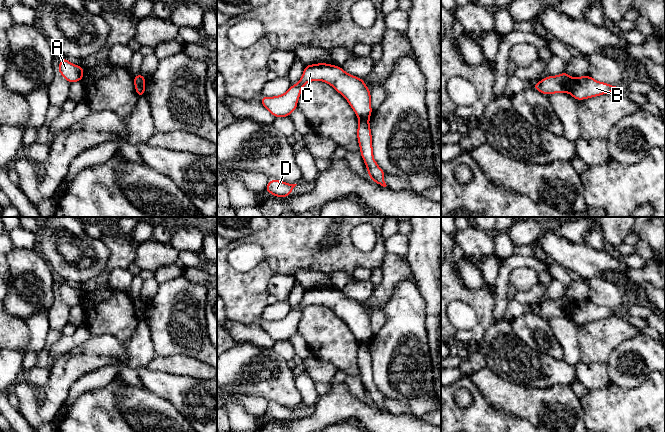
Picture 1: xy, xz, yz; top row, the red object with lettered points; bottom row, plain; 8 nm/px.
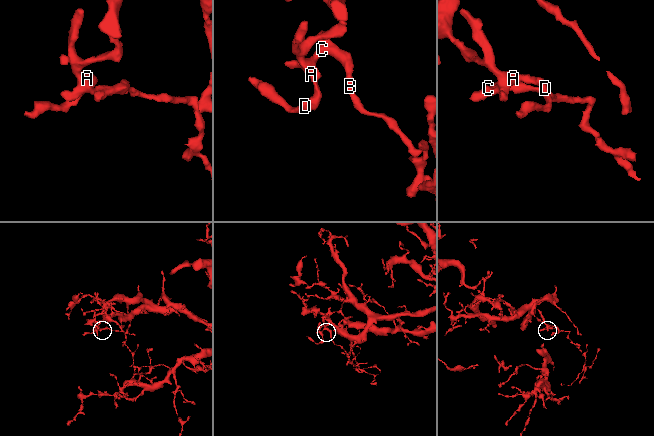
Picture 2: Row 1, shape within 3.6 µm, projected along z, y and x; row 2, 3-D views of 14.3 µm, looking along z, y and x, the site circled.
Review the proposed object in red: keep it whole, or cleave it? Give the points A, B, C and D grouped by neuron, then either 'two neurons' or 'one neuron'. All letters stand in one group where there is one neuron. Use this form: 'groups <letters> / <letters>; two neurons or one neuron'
groups A C D / B; two neurons

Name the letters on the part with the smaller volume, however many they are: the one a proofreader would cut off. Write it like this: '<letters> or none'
B

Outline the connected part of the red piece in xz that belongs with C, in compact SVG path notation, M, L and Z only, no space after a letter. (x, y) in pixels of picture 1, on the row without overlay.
M318 287L306 289L298 307L280 320L260 323L261 328L276 342L289 341L297 333L303 310L310 305L323 305L331 309L349 327L359 347L369 347L372 338L370 314L362 302L350 299L340 290Z

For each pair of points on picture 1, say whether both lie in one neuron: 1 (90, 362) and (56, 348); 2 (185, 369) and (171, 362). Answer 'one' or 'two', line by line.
1: two
2: one

